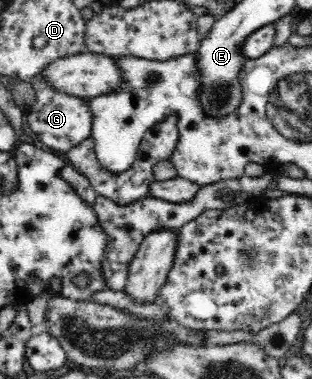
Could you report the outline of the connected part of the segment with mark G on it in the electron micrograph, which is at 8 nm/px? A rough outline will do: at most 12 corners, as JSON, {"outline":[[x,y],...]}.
{"outline":[[43,75],[25,108],[39,143],[62,156],[91,138],[87,99]]}

